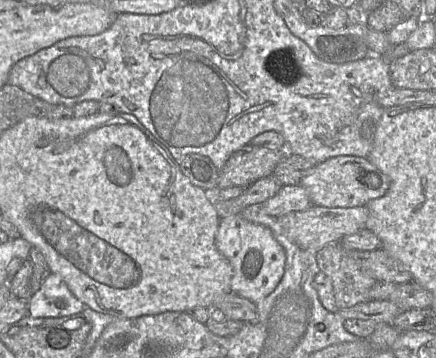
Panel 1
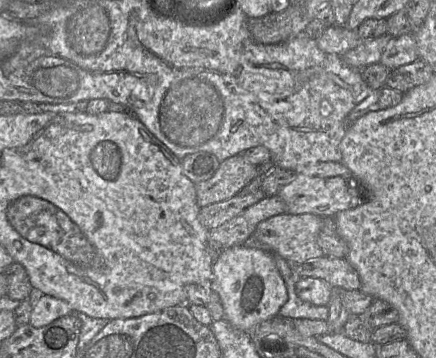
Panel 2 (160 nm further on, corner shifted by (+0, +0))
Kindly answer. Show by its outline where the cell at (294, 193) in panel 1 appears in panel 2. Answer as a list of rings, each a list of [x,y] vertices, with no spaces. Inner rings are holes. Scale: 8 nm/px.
[[[279,195],[266,196],[259,202],[245,209],[240,215],[232,218],[217,228],[208,231],[208,251],[214,263],[217,256],[227,248],[243,245],[245,241],[253,234],[257,225],[272,216],[286,212],[286,204]]]

